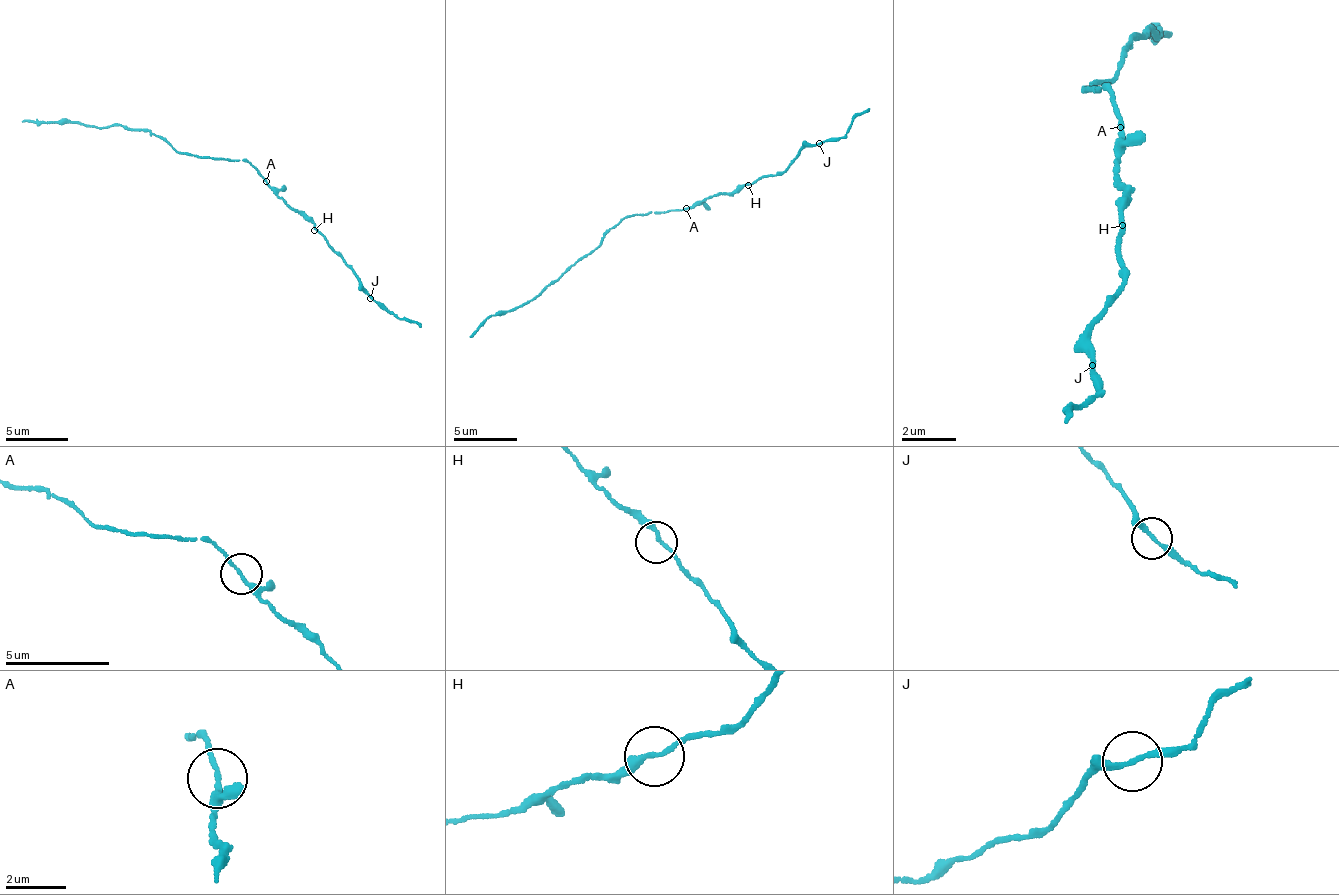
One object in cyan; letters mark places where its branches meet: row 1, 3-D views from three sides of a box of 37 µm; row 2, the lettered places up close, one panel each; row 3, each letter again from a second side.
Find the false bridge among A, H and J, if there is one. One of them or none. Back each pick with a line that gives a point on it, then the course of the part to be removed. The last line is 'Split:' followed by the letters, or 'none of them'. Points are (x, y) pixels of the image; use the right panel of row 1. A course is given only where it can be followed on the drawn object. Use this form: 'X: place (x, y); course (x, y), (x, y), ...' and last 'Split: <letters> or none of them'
Split: none of them

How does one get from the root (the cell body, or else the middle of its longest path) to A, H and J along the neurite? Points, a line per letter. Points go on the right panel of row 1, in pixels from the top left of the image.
A: (1112, 94), (1115, 100), (1112, 106), (1121, 125)
H: (1112, 94), (1124, 138), (1118, 163), (1119, 175), (1128, 194), (1119, 212), (1122, 225)
J: (1112, 94), (1124, 138), (1125, 276), (1089, 333), (1092, 365)

